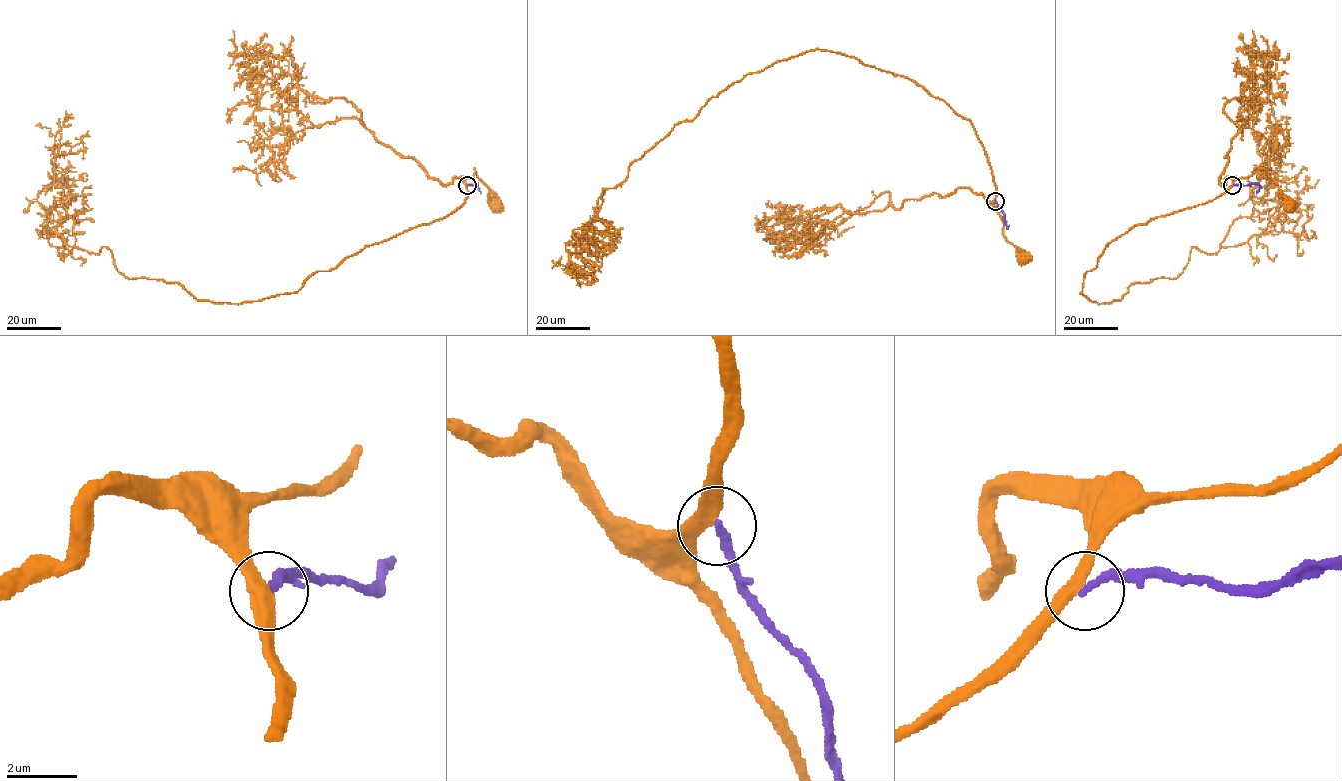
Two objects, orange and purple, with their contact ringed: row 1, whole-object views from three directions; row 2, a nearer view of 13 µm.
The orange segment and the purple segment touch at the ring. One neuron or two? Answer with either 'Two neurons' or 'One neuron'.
Two neurons

